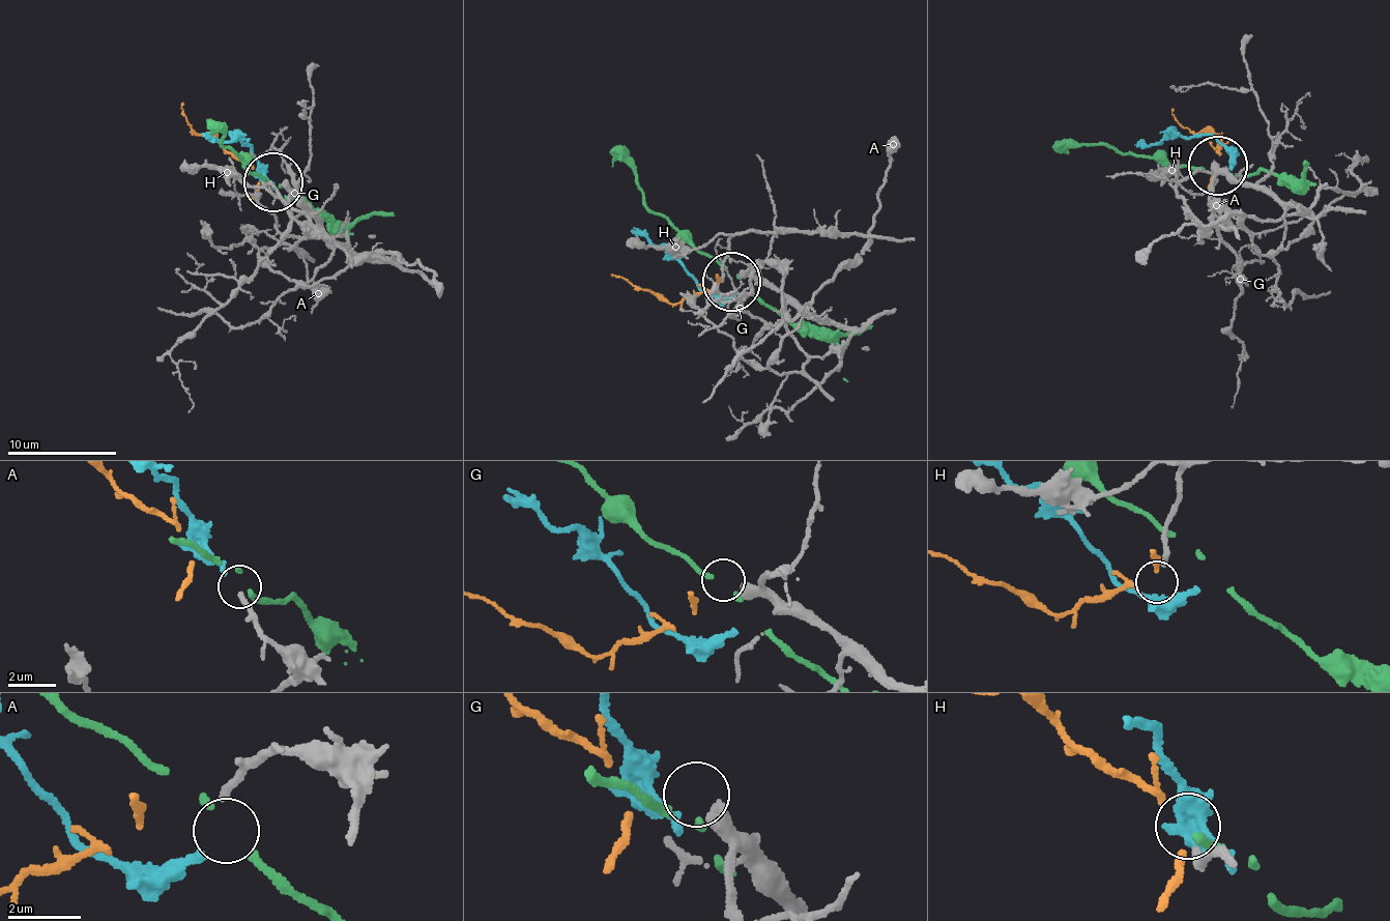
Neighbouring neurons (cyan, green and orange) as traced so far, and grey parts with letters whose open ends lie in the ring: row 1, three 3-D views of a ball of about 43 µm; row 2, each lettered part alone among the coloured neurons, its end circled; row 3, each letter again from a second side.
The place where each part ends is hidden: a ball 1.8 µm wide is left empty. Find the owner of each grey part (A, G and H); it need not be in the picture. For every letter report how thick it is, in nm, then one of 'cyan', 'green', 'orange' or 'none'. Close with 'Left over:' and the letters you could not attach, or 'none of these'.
A: 220 nm | cyan
G: 360 nm | none
H: 220 nm | none
Left over: G, H

